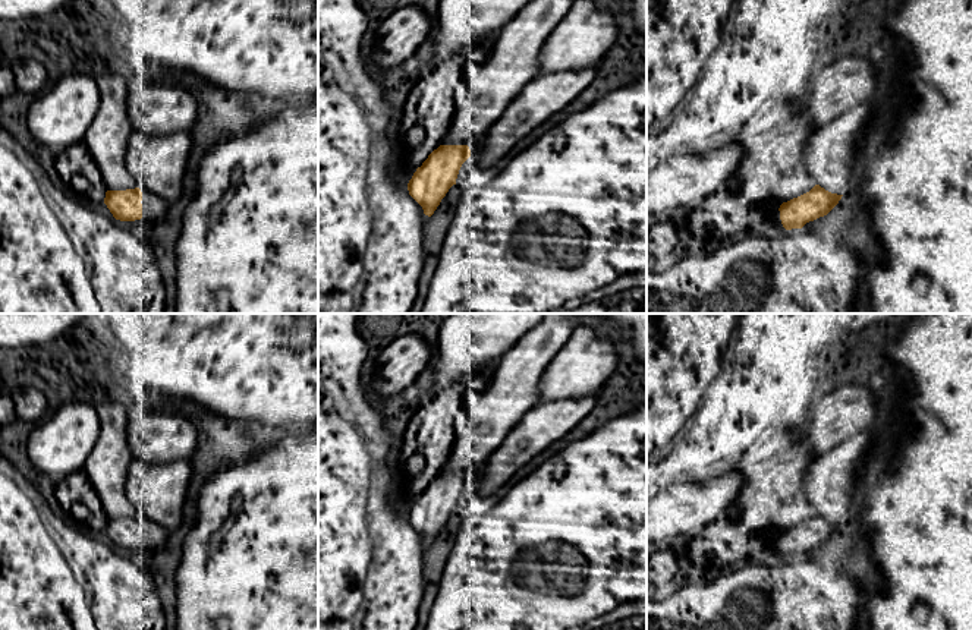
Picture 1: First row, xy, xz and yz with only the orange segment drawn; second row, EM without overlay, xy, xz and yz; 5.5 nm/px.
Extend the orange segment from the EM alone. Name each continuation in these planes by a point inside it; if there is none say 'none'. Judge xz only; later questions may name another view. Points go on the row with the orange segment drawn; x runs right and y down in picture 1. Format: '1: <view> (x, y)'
1: xz (475, 142)

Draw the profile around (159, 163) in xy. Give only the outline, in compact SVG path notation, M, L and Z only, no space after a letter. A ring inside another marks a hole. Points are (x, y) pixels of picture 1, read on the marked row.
M135 130L128 148L128 166L138 188L176 204L183 190L183 177L192 151L188 132L148 136Z

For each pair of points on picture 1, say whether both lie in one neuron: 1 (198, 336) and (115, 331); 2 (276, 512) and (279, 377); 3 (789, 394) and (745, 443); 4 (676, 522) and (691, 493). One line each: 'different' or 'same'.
1: same
2: different
3: different
4: same

